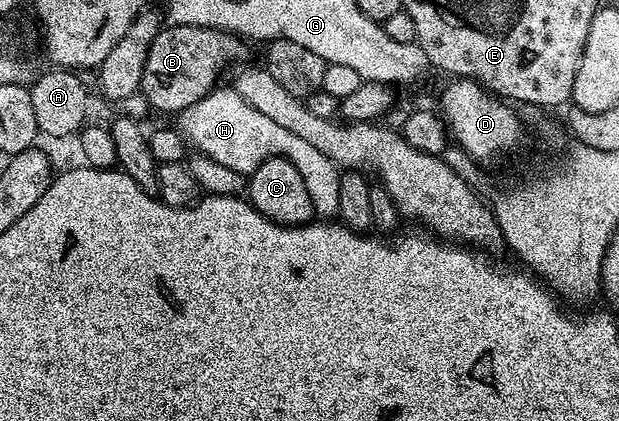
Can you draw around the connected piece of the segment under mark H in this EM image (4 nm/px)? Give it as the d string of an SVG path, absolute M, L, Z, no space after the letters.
M233 89L211 91L205 97L201 97L201 101L189 105L189 109L178 112L177 119L178 130L194 150L196 147L195 151L200 156L211 158L242 177L250 177L267 159L287 159L297 169L297 173L303 175L305 189L309 189L315 215L338 216L340 166L325 153L321 153L316 146L309 145L296 134L278 126L271 118L265 117Z

